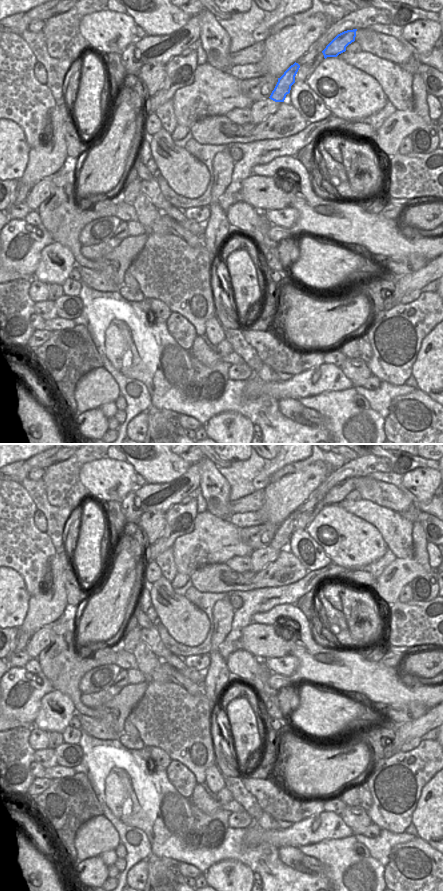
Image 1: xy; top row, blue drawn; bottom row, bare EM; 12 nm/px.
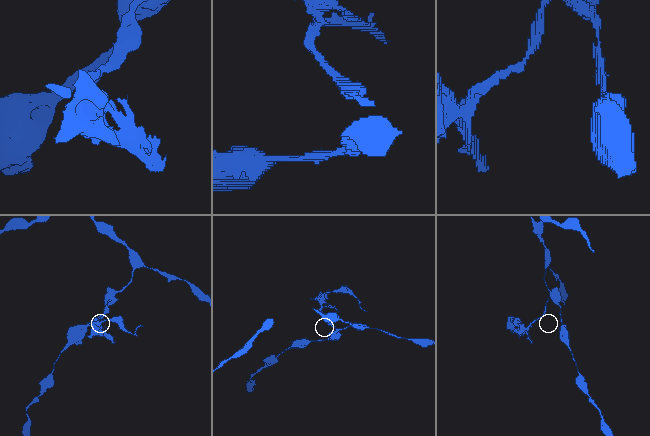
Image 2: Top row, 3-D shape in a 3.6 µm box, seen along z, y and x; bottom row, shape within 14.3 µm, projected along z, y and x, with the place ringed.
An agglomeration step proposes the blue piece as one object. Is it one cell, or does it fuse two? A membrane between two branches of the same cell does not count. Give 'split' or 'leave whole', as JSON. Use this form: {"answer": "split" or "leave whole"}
{"answer": "leave whole"}

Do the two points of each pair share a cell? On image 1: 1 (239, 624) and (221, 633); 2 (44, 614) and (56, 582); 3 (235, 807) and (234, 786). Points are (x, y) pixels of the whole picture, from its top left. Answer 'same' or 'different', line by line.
1: different
2: same
3: different

